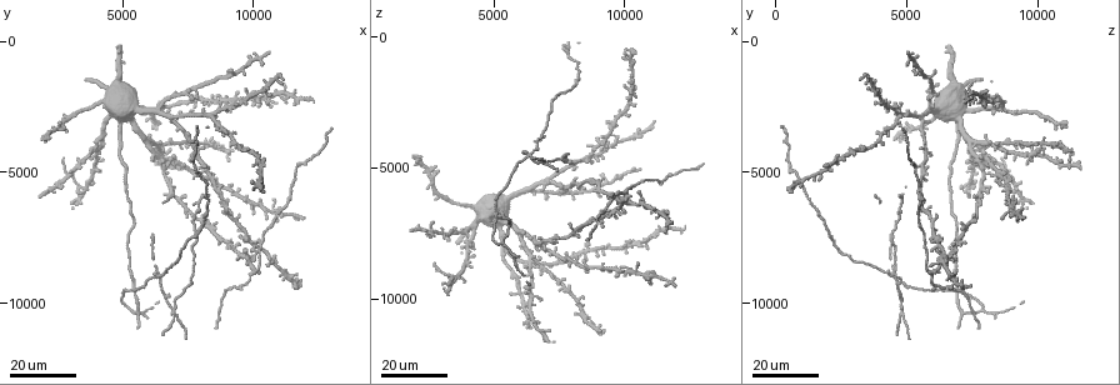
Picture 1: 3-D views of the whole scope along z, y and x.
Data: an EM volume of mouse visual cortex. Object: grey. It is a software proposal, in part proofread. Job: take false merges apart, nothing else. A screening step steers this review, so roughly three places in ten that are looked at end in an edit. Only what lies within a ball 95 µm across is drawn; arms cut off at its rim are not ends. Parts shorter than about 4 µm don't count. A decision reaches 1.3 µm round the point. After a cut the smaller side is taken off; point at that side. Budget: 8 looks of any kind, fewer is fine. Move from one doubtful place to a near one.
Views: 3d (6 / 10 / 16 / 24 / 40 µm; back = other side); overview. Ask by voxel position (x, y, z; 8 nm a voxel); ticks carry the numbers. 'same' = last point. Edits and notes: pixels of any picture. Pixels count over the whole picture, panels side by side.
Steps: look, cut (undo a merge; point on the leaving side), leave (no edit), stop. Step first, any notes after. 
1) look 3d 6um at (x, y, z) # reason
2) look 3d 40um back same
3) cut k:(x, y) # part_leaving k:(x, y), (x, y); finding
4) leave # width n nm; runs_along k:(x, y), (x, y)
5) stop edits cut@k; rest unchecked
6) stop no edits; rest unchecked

look 3d 16um at (6800, 4500, 7900)

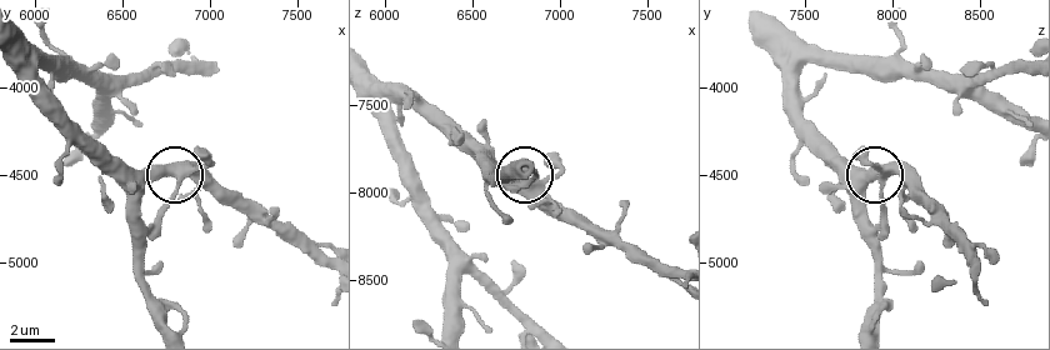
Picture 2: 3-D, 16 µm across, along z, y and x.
look 3d 10um at (6820, 4560, 7960)

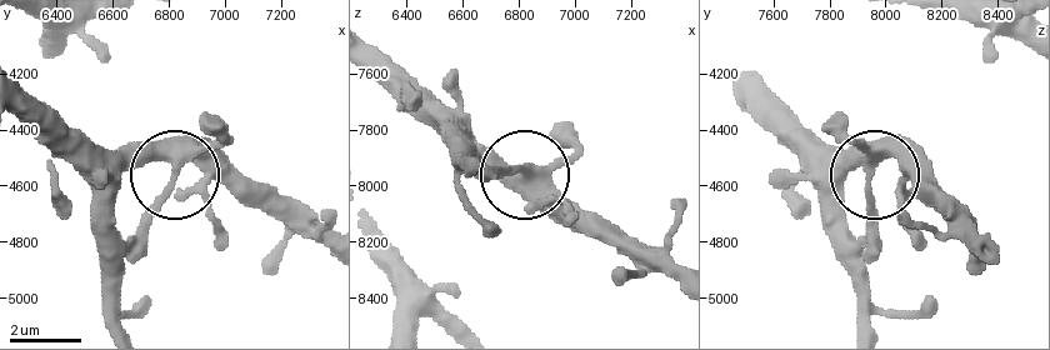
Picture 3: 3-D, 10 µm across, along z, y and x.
leave # runs_along 3:(754, 73), (838, 154), (873, 165), (896, 154), (930, 160); one neuron here

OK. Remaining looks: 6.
look 3d 24um at (7900, 6100, 4800) # three-way junction

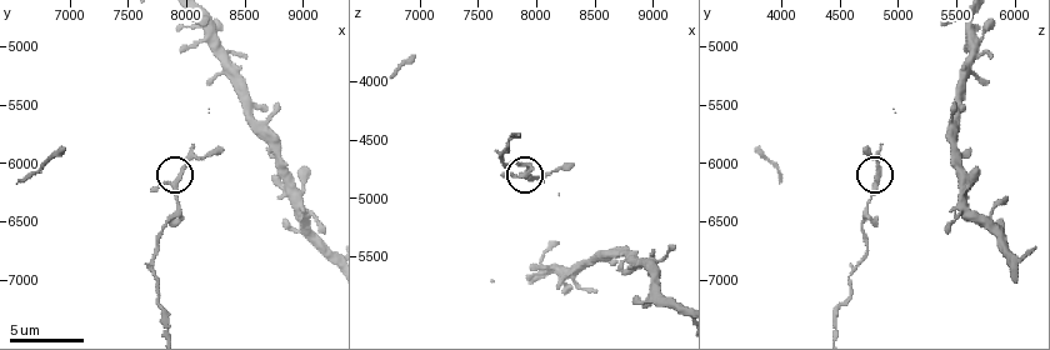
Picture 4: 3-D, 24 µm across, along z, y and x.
look 3d 10um at (7900, 6160, 4820)

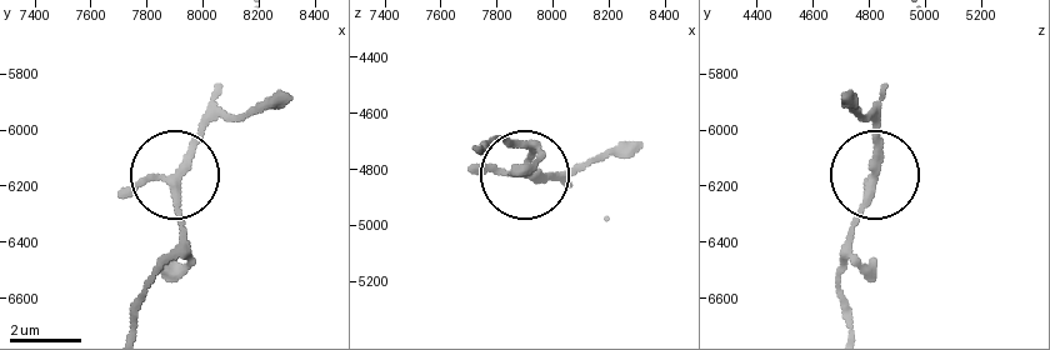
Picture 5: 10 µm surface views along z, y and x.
leave # arms 3; continuous, no second neuron

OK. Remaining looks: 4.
look 3d 16um at (9900, 8800, 5900) # arms run side by side

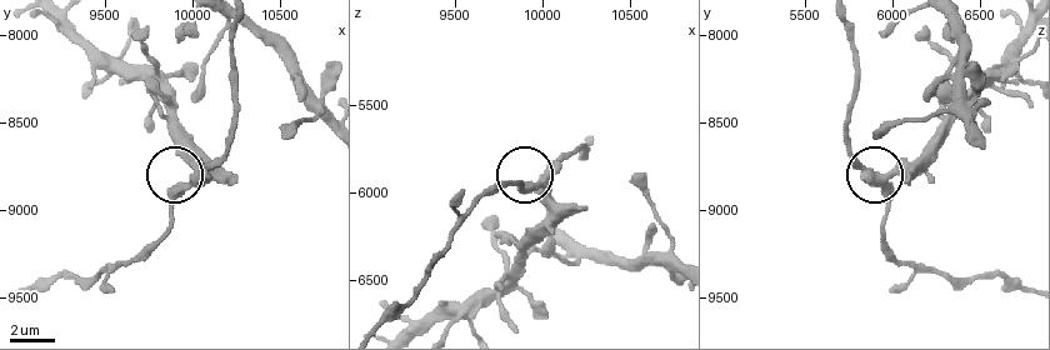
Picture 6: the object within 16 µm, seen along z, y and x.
look 3d 6um at (9980, 8840, 5940)

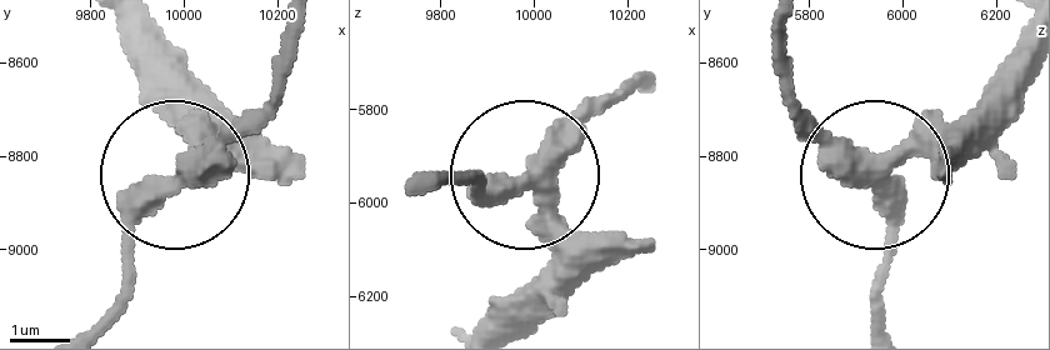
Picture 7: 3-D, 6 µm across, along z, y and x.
look 3d 6um back at (9985, 8860, 5935)

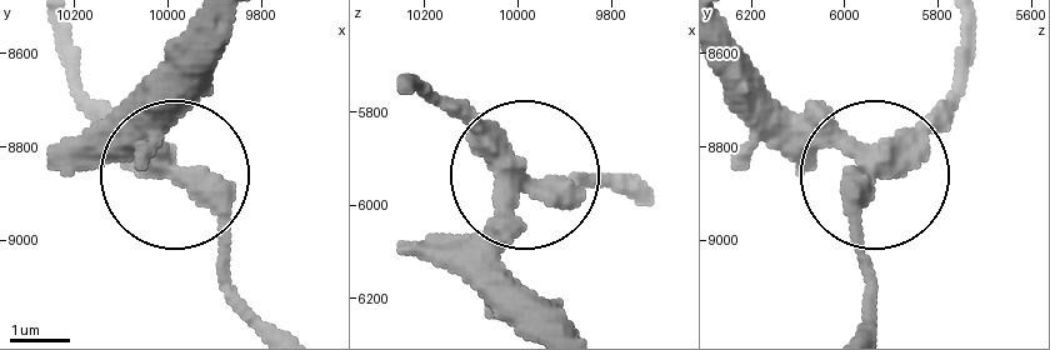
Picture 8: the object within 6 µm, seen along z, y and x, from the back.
leave # side_arm 31 um; runs_along 8:(729, 60), (873, 179), (863, 329); one neuron here

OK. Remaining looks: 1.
stop no edits; rest unchecked

